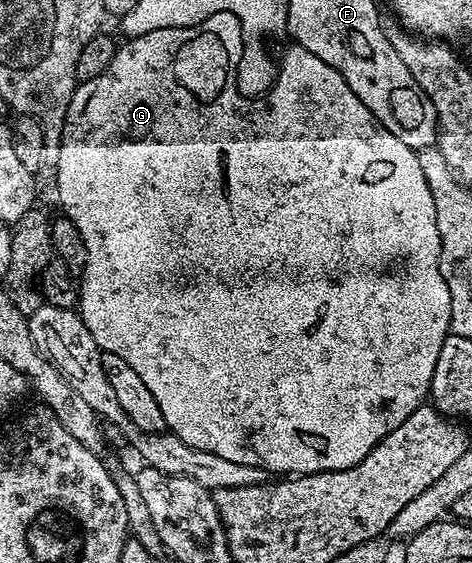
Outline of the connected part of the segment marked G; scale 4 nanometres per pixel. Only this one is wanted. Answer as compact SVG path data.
M158 28L158 29L157 29L157 30L149 30L149 34L141 34L141 35L140 35L140 36L132 36L132 37L130 37L130 38L127 38L127 39L124 39L124 41L125 41L125 42L124 42L124 44L122 44L122 43L120 43L120 44L119 44L119 45L118 45L118 47L116 47L116 49L115 49L115 53L114 53L114 54L113 54L113 58L112 58L112 59L111 59L111 61L110 61L110 62L109 62L109 66L105 66L105 70L104 70L104 71L103 71L103 72L102 72L102 73L101 73L101 74L97 74L97 78L93 78L93 79L92 79L92 80L85 80L85 81L82 81L82 83L80 83L80 84L79 84L79 85L78 85L78 87L76 87L76 90L75 90L75 93L73 93L73 94L72 94L72 96L71 96L71 101L70 101L70 102L69 102L69 106L68 106L68 107L67 107L67 120L66 120L66 122L64 122L64 124L63 124L63 139L62 139L62 140L60 140L60 141L59 141L59 161L58 161L58 162L57 162L57 200L60 200L60 202L61 202L61 203L63 203L63 208L62 208L62 211L63 211L63 212L64 212L64 213L65 213L65 215L67 215L67 216L68 216L68 217L69 217L69 219L71 219L71 220L72 220L72 222L74 222L74 223L75 223L75 225L76 225L76 226L77 226L77 230L81 230L81 238L82 238L82 239L83 239L83 241L84 241L84 242L85 242L85 254L86 254L86 255L87 255L87 265L86 265L86 266L85 266L85 270L84 270L84 271L83 271L83 275L82 275L82 277L81 277L81 283L80 283L80 284L79 284L79 302L78 302L78 305L77 305L77 311L78 311L78 314L79 314L79 316L80 316L80 318L82 318L82 319L83 319L83 321L84 321L84 322L85 322L85 326L89 326L89 334L93 334L93 342L97 342L97 346L98 346L98 347L99 347L99 350L100 350L100 352L102 352L102 353L105 353L105 352L112 352L112 353L113 353L113 354L117 354L117 358L122 358L122 360L124 360L124 362L129 362L129 366L133 366L133 370L137 370L137 375L139 375L139 377L140 377L140 378L141 378L141 382L145 382L145 386L149 386L149 394L153 394L153 398L157 398L157 406L161 406L161 414L162 414L162 415L163 415L163 417L164 417L164 418L165 418L165 422L166 422L166 423L167 423L167 428L168 428L168 429L170 429L170 431L173 431L173 432L176 432L176 434L177 434L177 435L178 435L178 436L179 436L179 437L181 437L181 438L182 438L182 439L183 439L183 440L184 440L184 441L185 441L185 442L189 442L189 446L193 446L193 447L194 447L194 448L196 448L196 449L197 449L197 450L209 450L209 454L218 454L218 456L220 456L220 457L221 457L221 458L226 458L226 459L228 459L228 460L231 460L231 461L232 461L232 462L241 462L241 463L242 463L242 464L248 464L248 465L249 465L249 466L257 466L257 467L259 467L259 468L263 468L263 469L265 469L265 470L266 470L266 471L267 471L267 472L268 472L268 474L306 474L306 473L308 473L308 472L336 472L336 471L337 471L337 470L345 470L345 469L346 469L346 468L349 468L349 467L351 467L351 465L352 465L352 464L359 464L359 463L361 463L361 461L362 461L362 460L364 460L364 459L365 459L365 458L366 458L366 457L367 457L367 456L368 456L368 455L369 455L369 453L370 453L370 452L371 452L371 451L373 451L373 449L374 449L374 448L375 448L375 447L376 447L376 446L377 446L377 442L381 442L381 441L382 441L382 440L383 440L383 439L385 439L385 438L386 438L386 437L387 437L387 435L389 435L389 434L390 434L390 433L391 433L391 432L392 432L392 431L393 431L393 430L397 430L397 426L401 426L401 422L405 422L405 418L409 418L409 414L413 414L413 410L417 410L417 409L418 409L418 408L419 408L419 406L420 406L420 404L422 404L422 403L424 403L424 401L426 401L426 400L427 400L427 399L428 399L428 396L429 396L429 393L430 393L430 391L431 391L431 379L432 379L432 378L433 378L433 366L437 366L437 354L441 354L441 346L442 346L442 345L443 345L443 343L444 343L444 342L445 342L445 338L446 338L446 337L447 337L447 335L449 335L449 333L450 333L450 330L451 330L451 299L450 299L450 298L449 298L449 286L448 286L448 285L447 285L447 283L446 283L446 282L445 282L445 278L444 278L444 277L443 277L443 275L442 275L442 274L441 274L441 270L440 270L440 269L439 269L439 255L440 255L440 254L441 254L441 234L437 234L437 209L435 209L435 207L433 207L433 194L429 194L429 182L425 182L425 174L421 174L421 162L420 162L420 161L419 161L419 154L418 154L418 151L416 151L416 149L414 149L414 148L410 148L410 147L409 147L409 146L405 146L405 142L401 142L401 138L396 138L396 137L395 137L395 135L394 135L394 134L389 134L389 130L385 130L385 126L381 126L381 125L380 125L380 124L379 124L379 120L378 120L378 119L377 119L377 118L376 118L376 117L375 117L375 116L374 116L374 115L373 115L373 114L372 114L372 112L371 112L371 111L369 111L369 110L368 110L368 109L367 109L367 107L366 107L366 106L365 106L365 102L361 102L361 98L357 98L357 94L353 94L353 90L349 90L349 86L348 86L348 85L347 85L347 83L346 83L346 82L345 82L345 78L341 78L341 74L340 74L340 73L339 73L339 72L338 72L338 71L337 71L337 70L333 70L333 66L329 66L329 62L321 62L321 58L317 58L317 54L309 54L309 50L305 50L305 49L304 49L304 48L303 48L303 47L301 47L301 46L300 46L300 44L297 44L297 43L292 43L292 44L291 44L291 45L290 45L290 47L291 47L291 48L287 48L287 49L285 49L285 50L284 50L284 52L283 52L283 57L281 57L281 58L280 58L280 60L279 60L279 57L278 57L278 60L277 60L277 75L276 75L276 77L275 77L275 84L274 84L274 85L272 85L272 87L271 87L271 88L270 88L270 89L268 89L268 92L267 92L267 95L264 95L264 96L263 96L263 97L262 97L262 99L263 99L263 101L265 101L265 108L227 108L227 106L225 106L225 108L195 108L195 102L193 102L193 106L191 106L191 108L187 108L187 100L185 100L185 102L183 102L183 104L181 104L181 106L179 106L179 100L171 100L171 92L169 92L169 90L171 90L171 80L169 80L169 76L167 76L167 70L165 70L165 64L163 64L163 52L161 52L161 28Z

